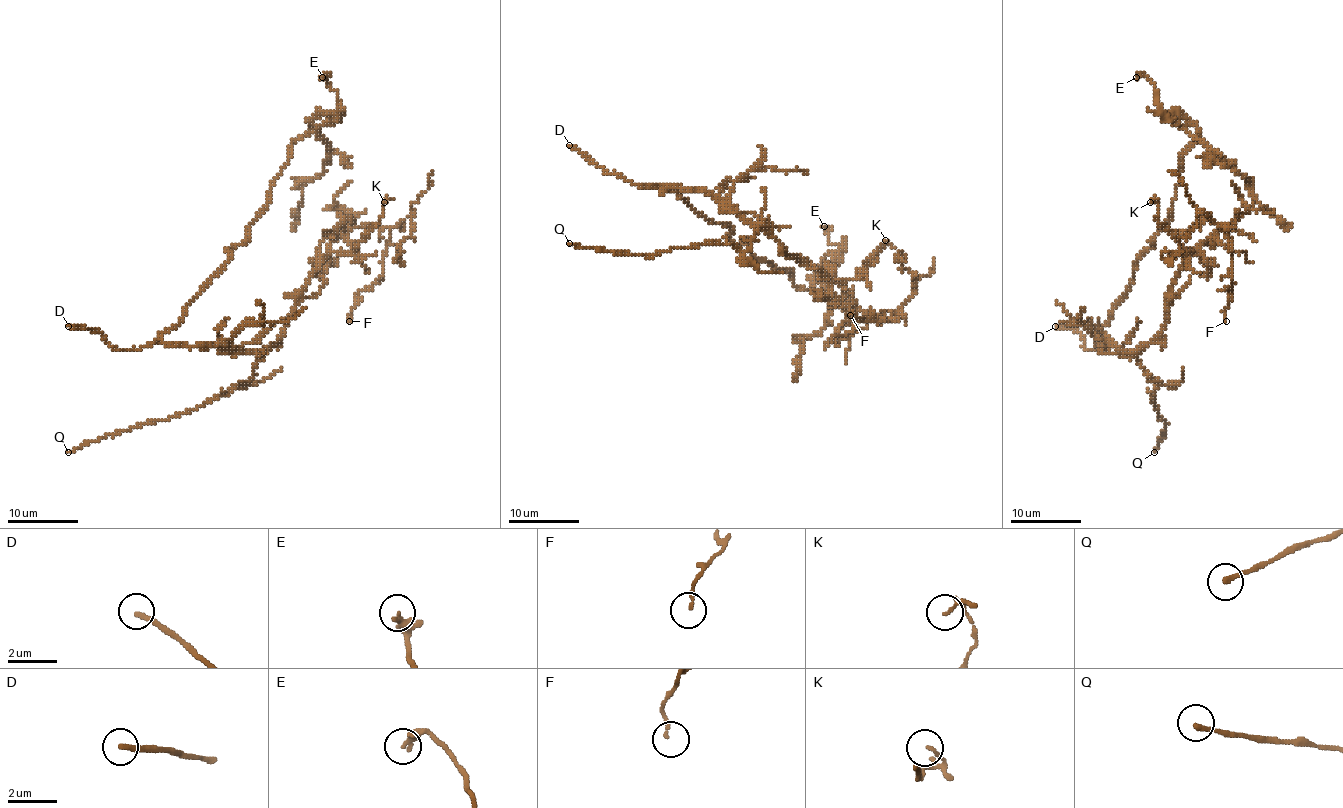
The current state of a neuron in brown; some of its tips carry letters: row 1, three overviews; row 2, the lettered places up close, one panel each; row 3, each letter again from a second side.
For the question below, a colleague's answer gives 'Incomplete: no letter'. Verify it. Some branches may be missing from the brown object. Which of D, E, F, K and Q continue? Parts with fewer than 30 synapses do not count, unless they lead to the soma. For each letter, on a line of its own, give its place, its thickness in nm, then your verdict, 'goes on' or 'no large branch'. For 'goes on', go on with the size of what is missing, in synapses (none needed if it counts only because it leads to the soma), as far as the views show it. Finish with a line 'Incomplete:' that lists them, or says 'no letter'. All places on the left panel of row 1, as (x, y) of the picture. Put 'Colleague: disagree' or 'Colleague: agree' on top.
Colleague: disagree
D: place (68, 326); calibre 240 nm; goes on
E: place (322, 77); calibre 320 nm; no large branch
F: place (349, 321); calibre 140 nm; no large branch
K: place (384, 202); calibre 110 nm; no large branch
Q: place (68, 452); calibre 200 nm; no large branch
Incomplete: D

